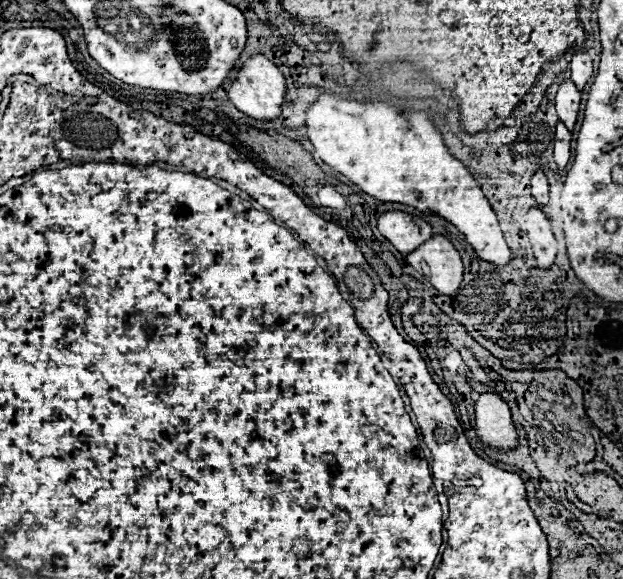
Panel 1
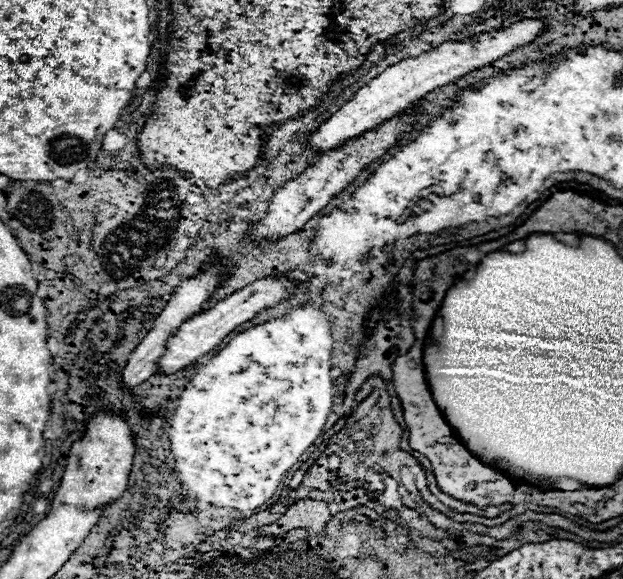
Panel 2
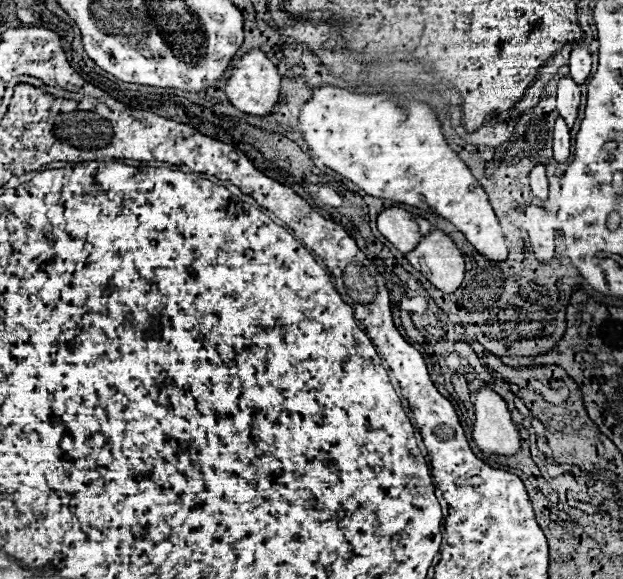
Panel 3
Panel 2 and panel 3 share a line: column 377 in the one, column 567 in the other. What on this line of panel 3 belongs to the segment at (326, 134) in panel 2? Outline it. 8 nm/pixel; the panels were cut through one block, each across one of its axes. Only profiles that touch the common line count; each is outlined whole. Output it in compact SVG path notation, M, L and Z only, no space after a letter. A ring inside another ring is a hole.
M562 78L558 84L556 98L558 98L558 114L572 128L572 124L576 122L578 106L580 106L580 86L572 82L572 78Z

